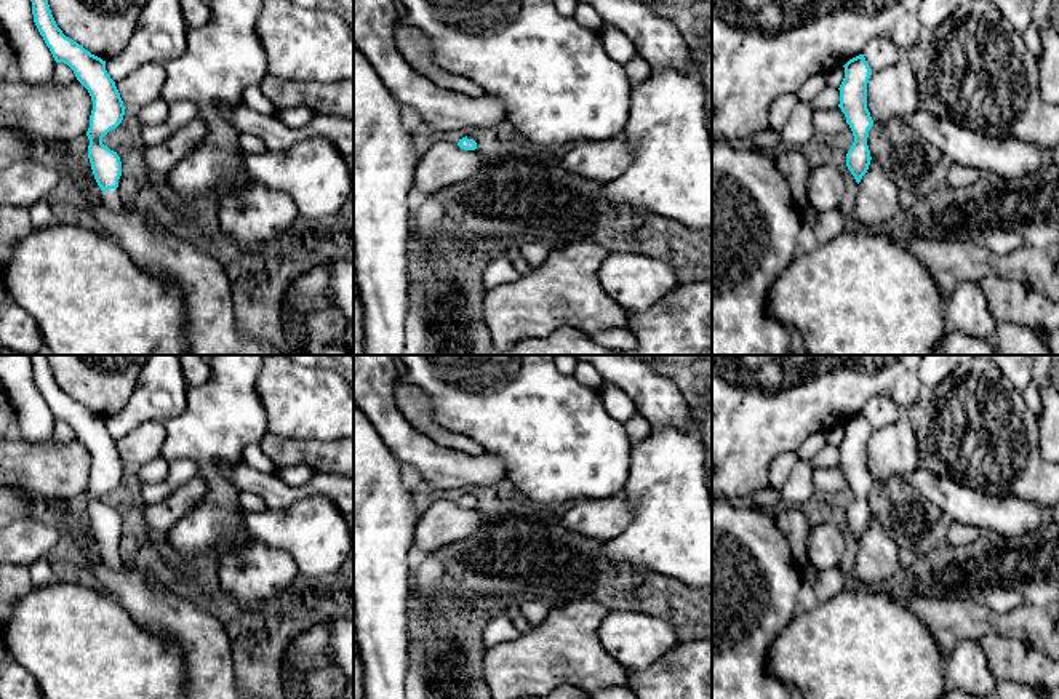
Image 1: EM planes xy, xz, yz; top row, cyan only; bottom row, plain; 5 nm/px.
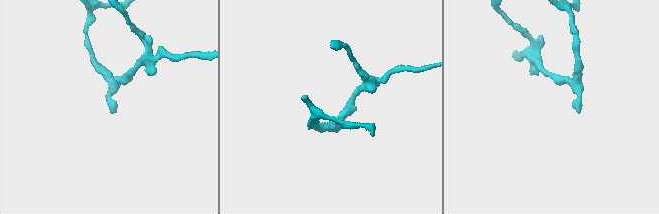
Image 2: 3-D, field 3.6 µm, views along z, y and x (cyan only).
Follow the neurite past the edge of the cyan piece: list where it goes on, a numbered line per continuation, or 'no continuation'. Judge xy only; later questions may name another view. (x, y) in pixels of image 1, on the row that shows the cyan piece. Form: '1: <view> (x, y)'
1: xy (111, 199)

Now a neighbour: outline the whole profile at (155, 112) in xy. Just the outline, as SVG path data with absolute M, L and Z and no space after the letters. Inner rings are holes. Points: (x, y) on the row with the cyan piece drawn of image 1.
M158 98L154 102L139 107L136 110L136 117L141 125L160 125L166 122L166 117L170 114L170 104L163 99Z

